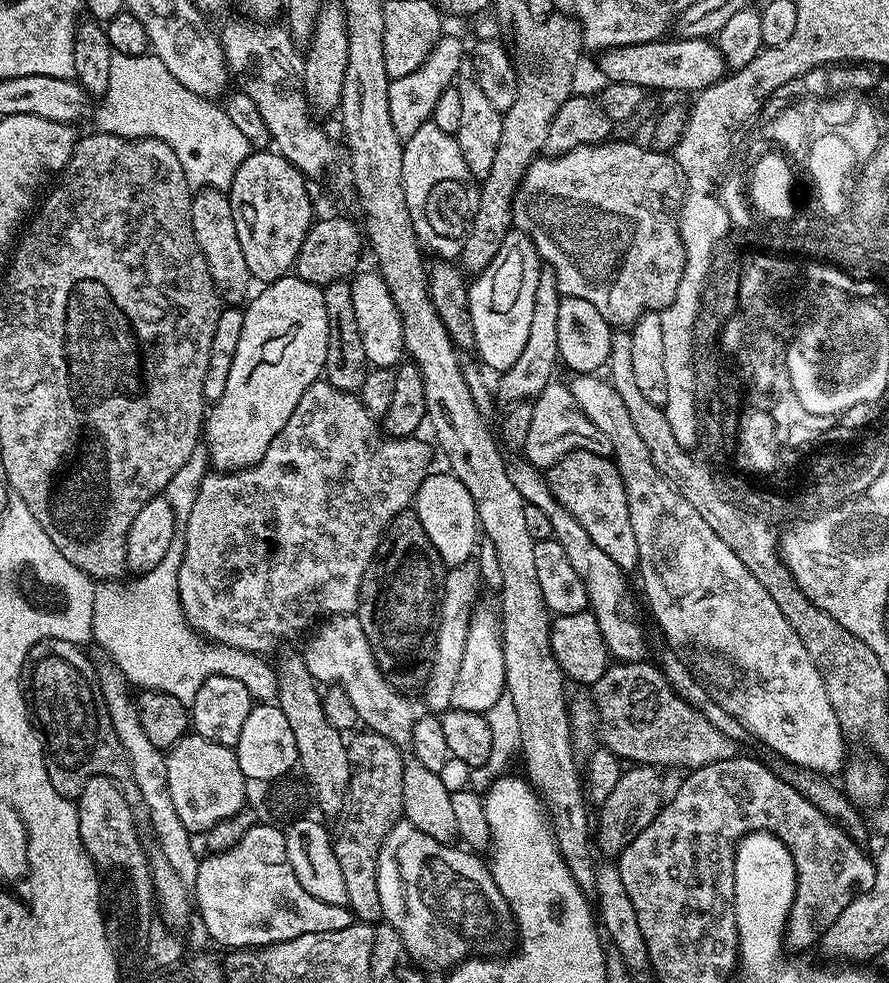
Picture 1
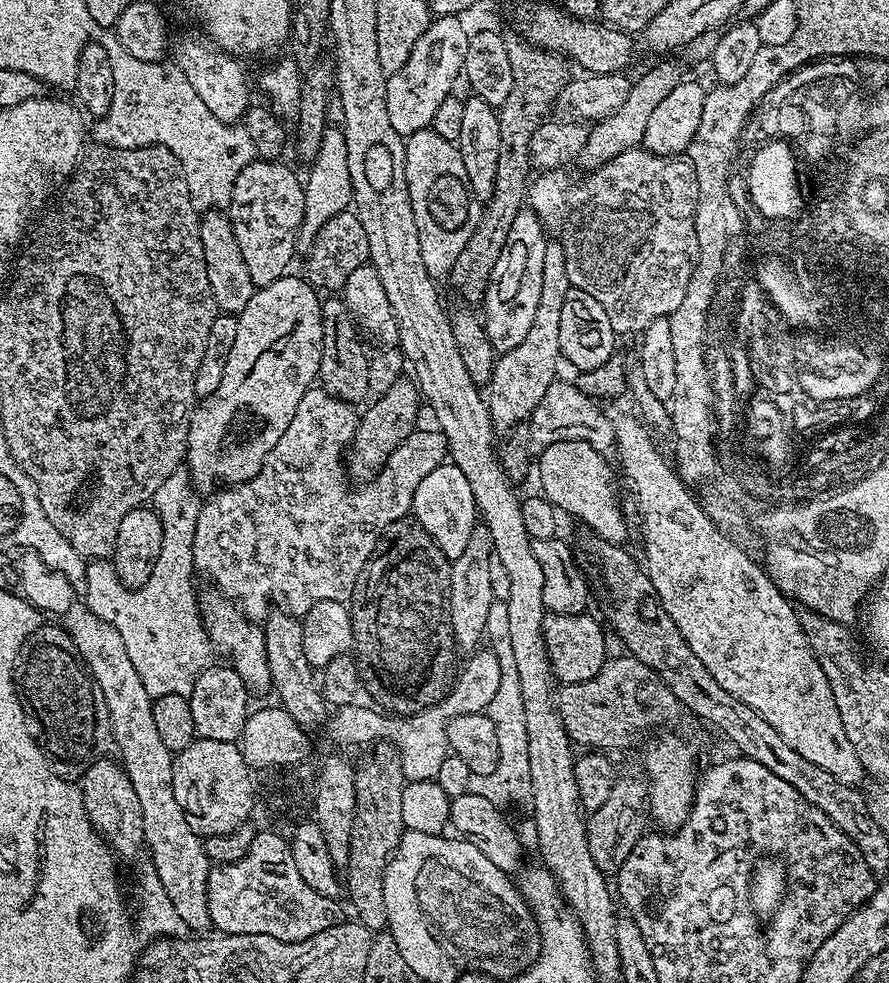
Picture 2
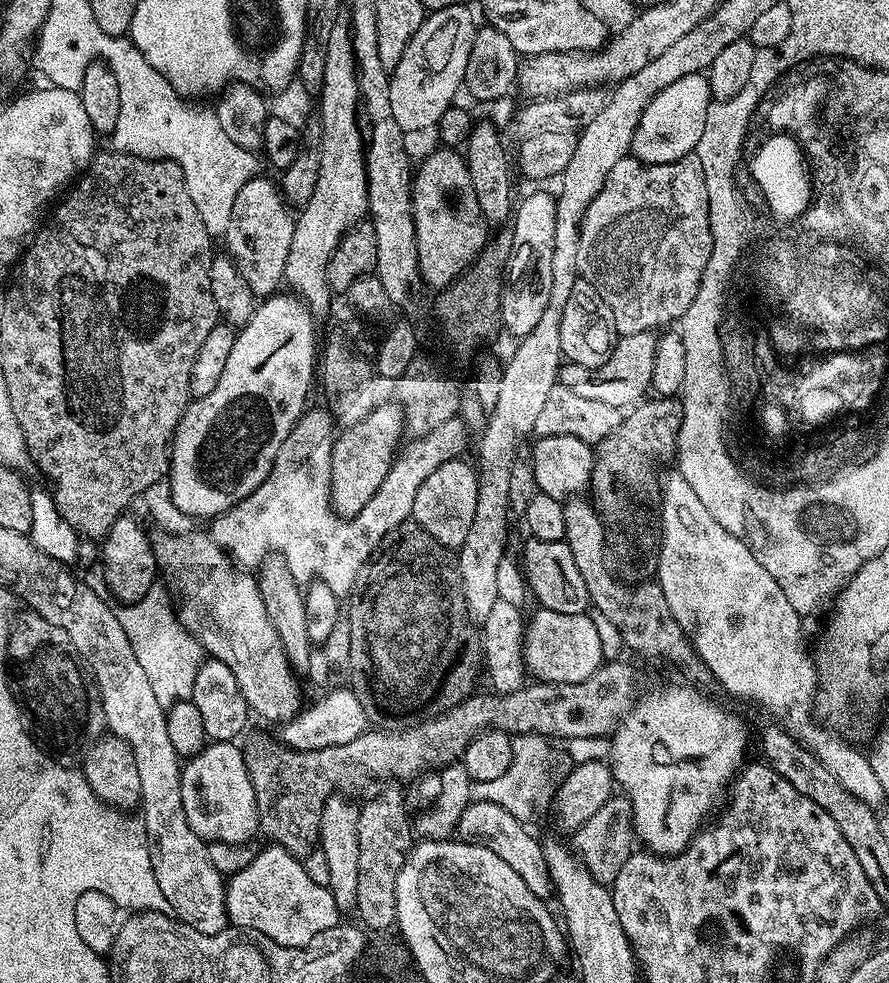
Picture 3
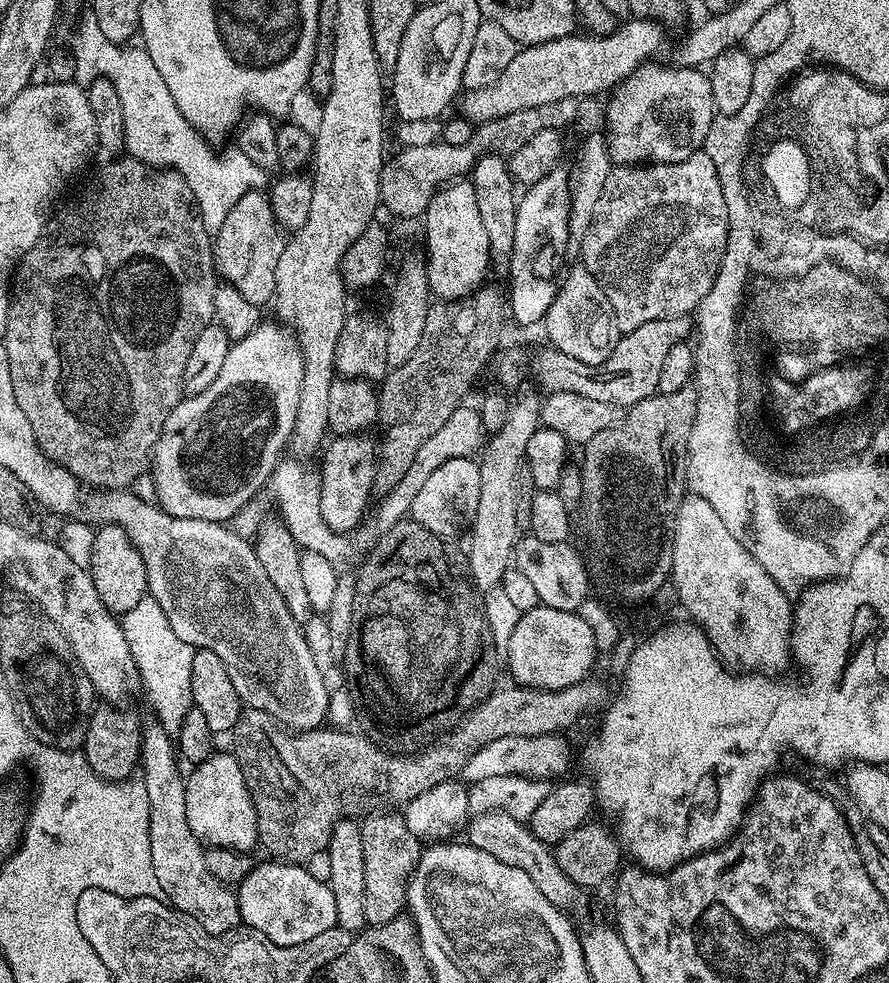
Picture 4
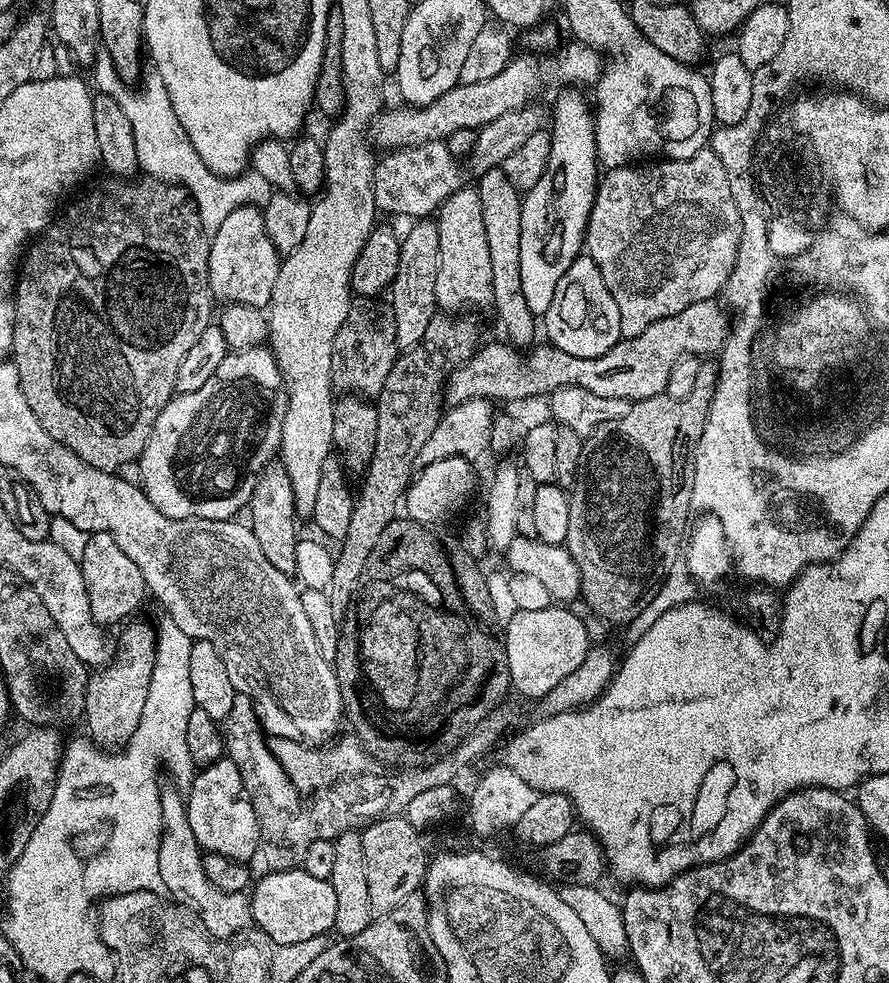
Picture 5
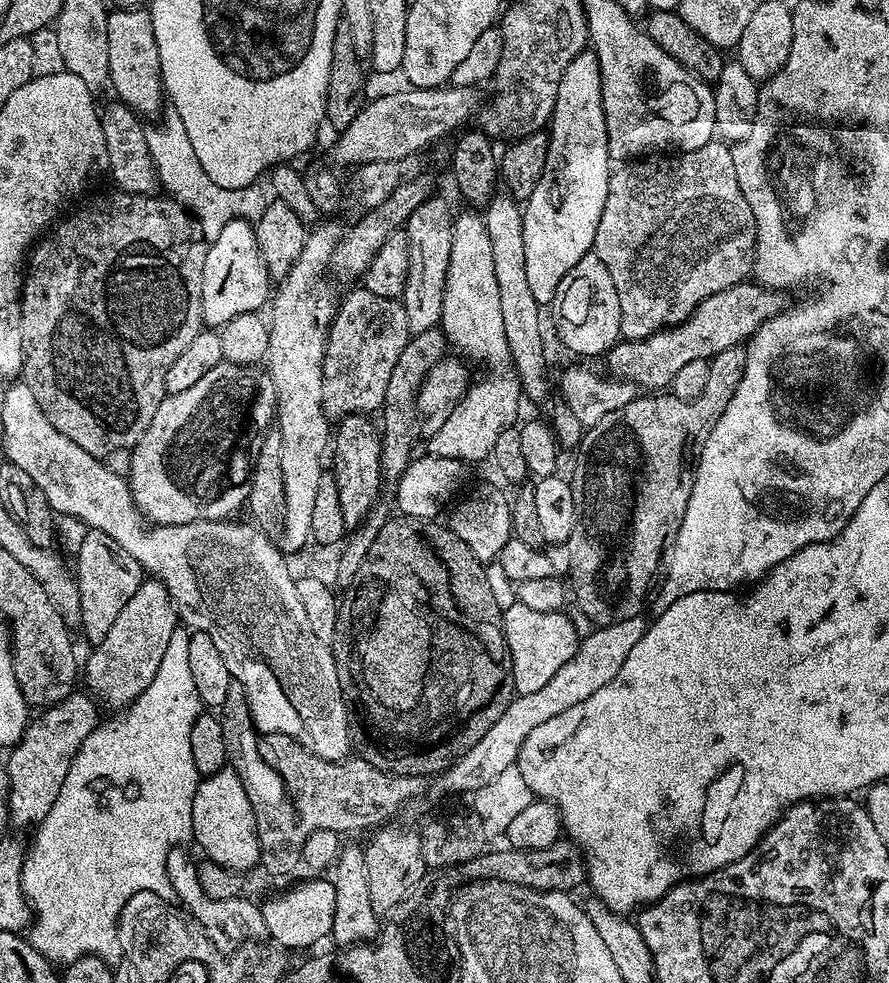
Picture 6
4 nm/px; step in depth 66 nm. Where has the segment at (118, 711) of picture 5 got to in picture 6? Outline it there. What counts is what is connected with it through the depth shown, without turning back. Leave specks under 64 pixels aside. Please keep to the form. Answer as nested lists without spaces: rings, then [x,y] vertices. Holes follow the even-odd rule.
[[[155,578],[141,579],[140,588],[134,590],[134,598],[130,598],[118,613],[118,619],[106,633],[106,638],[91,649],[85,664],[83,661],[82,672],[88,675],[87,687],[91,695],[102,704],[104,700],[105,709],[127,709],[138,694],[145,692],[158,672],[162,654],[166,654],[166,646],[170,646],[170,638],[177,630],[178,613],[168,587]]]

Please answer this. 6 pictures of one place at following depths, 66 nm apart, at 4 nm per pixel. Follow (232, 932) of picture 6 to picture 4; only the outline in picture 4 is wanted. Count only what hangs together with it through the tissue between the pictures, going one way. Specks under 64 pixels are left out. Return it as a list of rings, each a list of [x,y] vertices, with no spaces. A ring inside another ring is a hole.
[[[149,724],[140,737],[138,772],[150,802],[150,854],[158,886],[163,887],[164,897],[172,907],[195,915],[209,934],[232,932],[240,924],[236,892],[206,870],[205,845],[186,822],[186,776],[180,773],[177,745],[162,724]]]

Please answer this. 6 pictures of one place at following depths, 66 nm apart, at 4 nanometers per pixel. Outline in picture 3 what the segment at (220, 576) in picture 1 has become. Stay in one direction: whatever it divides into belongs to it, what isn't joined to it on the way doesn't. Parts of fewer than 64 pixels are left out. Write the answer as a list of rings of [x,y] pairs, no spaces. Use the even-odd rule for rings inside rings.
[[[309,407],[294,426],[294,430],[290,430],[262,486],[258,486],[258,490],[254,490],[249,496],[242,498],[211,521],[210,535],[213,542],[224,549],[241,569],[259,569],[269,559],[268,552],[277,552],[280,555],[277,557],[288,567],[288,572],[298,585],[307,585],[311,580],[320,581],[325,583],[334,595],[344,598],[355,588],[360,571],[379,549],[382,538],[386,538],[386,534],[390,534],[394,526],[405,523],[411,517],[414,494],[418,494],[418,486],[422,486],[420,480],[426,482],[426,478],[430,478],[428,468],[420,472],[420,464],[424,464],[424,456],[448,456],[448,452],[456,452],[460,444],[468,448],[470,436],[467,431],[460,436],[466,430],[462,420],[459,424],[452,424],[452,428],[440,428],[440,432],[436,432],[436,440],[428,440],[428,452],[424,452],[424,448],[412,448],[412,452],[416,452],[416,464],[412,464],[412,452],[400,450],[392,462],[391,470],[386,474],[386,482],[378,486],[378,494],[374,494],[374,498],[370,498],[370,502],[366,502],[366,506],[362,506],[358,514],[345,518],[333,512],[330,498],[330,454],[338,428],[327,407],[319,407]]]

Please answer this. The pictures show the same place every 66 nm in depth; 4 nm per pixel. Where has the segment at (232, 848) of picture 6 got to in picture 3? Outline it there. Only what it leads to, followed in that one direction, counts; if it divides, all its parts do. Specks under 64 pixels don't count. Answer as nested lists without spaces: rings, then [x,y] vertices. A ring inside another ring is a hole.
[[[235,743],[205,744],[203,750],[191,757],[183,765],[180,781],[182,782],[182,810],[186,810],[186,822],[190,822],[190,830],[198,834],[198,838],[208,844],[214,842],[242,842],[249,843],[252,835],[257,835],[260,826],[260,815],[256,809],[256,795],[254,786],[250,782],[248,767],[244,761],[243,751],[235,748]]]

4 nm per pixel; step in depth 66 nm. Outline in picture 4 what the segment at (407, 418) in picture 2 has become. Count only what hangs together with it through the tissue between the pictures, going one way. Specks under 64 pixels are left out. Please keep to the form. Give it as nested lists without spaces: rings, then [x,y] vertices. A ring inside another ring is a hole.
[[[336,434],[323,445],[319,453],[321,456],[320,464],[318,463],[320,474],[318,510],[322,510],[322,522],[326,522],[326,526],[330,526],[330,530],[334,533],[352,534],[364,520],[368,499],[374,496],[372,479],[376,477],[378,444],[370,437],[368,434]]]

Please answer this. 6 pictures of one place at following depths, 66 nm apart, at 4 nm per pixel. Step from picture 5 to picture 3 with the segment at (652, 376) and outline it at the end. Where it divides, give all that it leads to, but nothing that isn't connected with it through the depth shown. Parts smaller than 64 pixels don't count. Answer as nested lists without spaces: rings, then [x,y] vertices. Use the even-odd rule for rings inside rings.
[[[655,331],[620,336],[612,345],[610,358],[606,358],[602,366],[591,368],[571,362],[565,363],[559,372],[558,382],[581,398],[591,398],[593,402],[606,402],[606,406],[614,406],[621,410],[627,409],[643,401],[652,387],[657,339]]]

